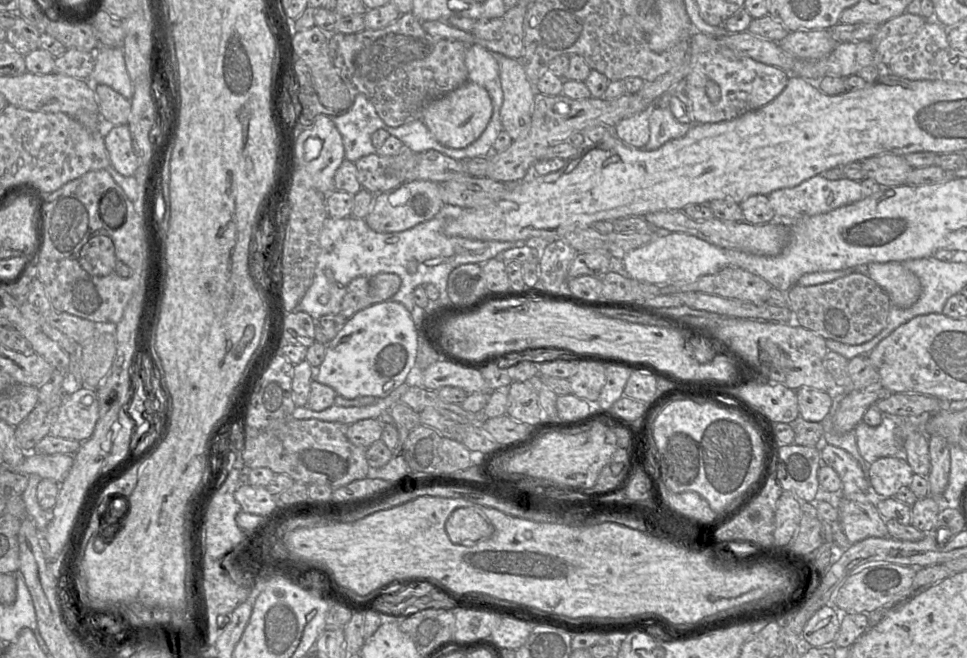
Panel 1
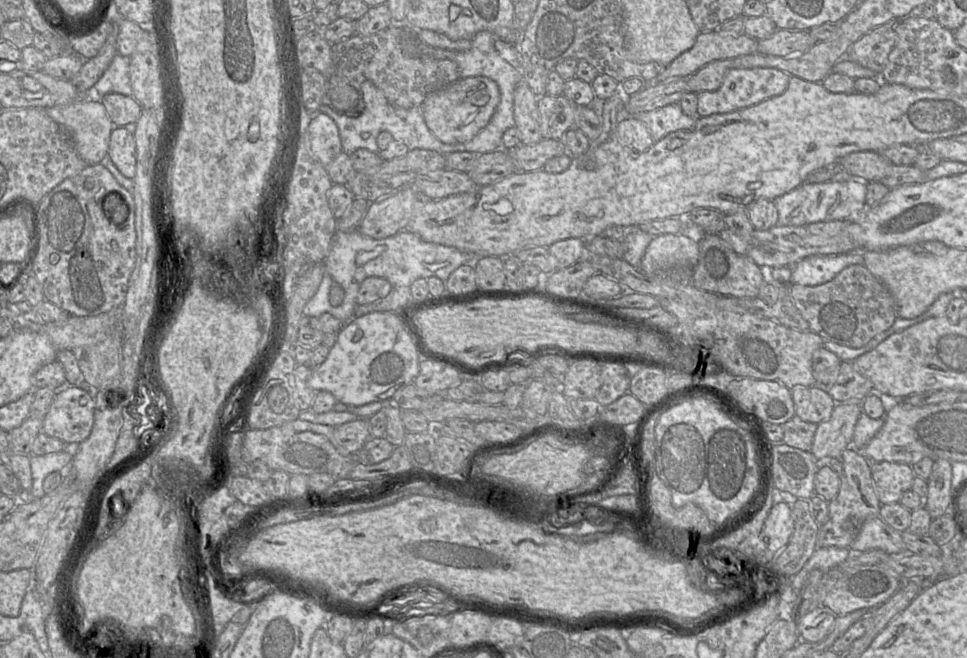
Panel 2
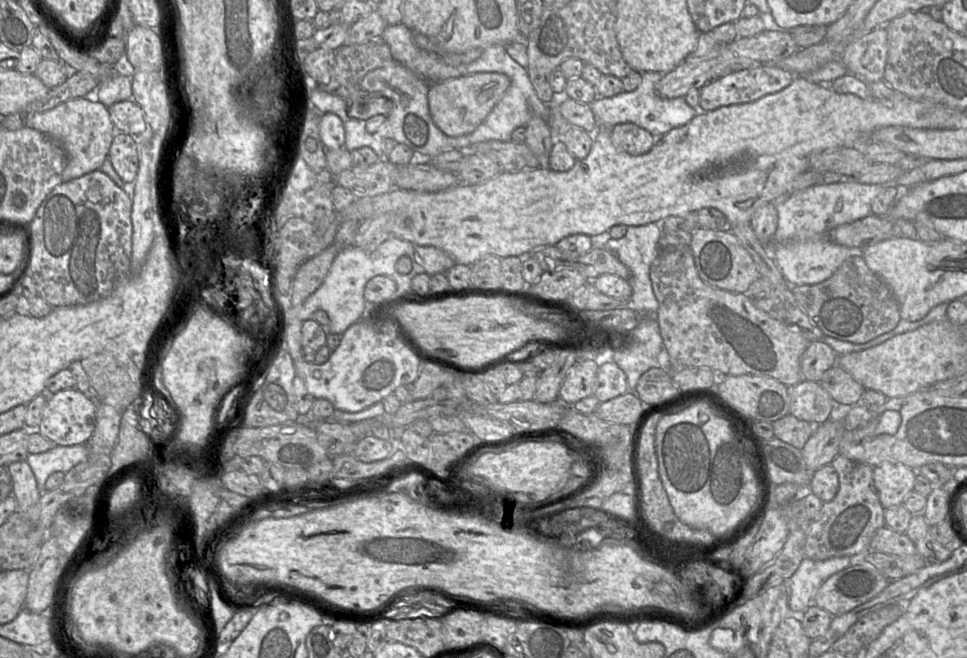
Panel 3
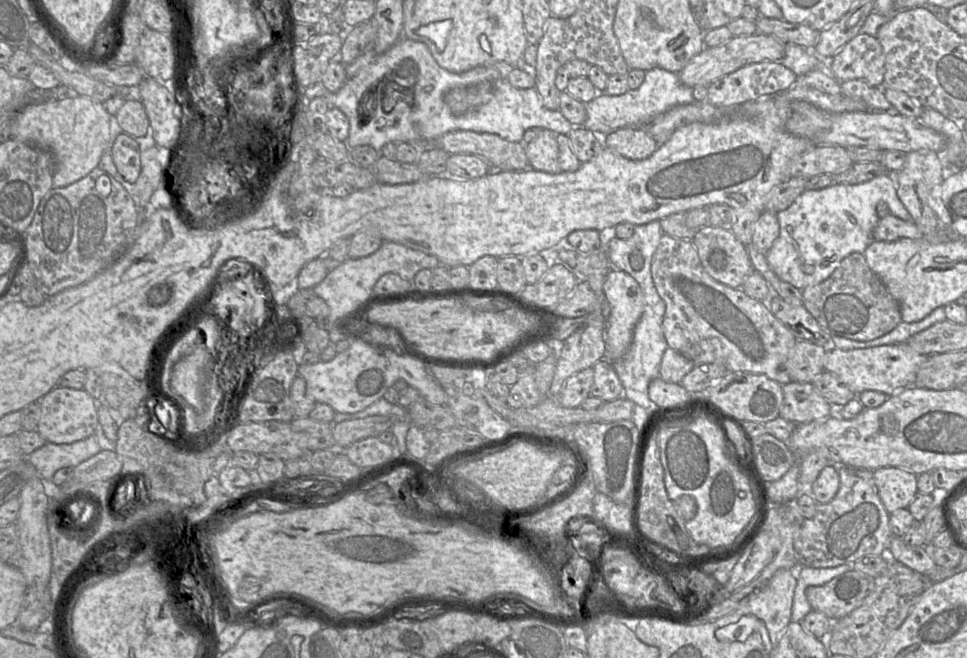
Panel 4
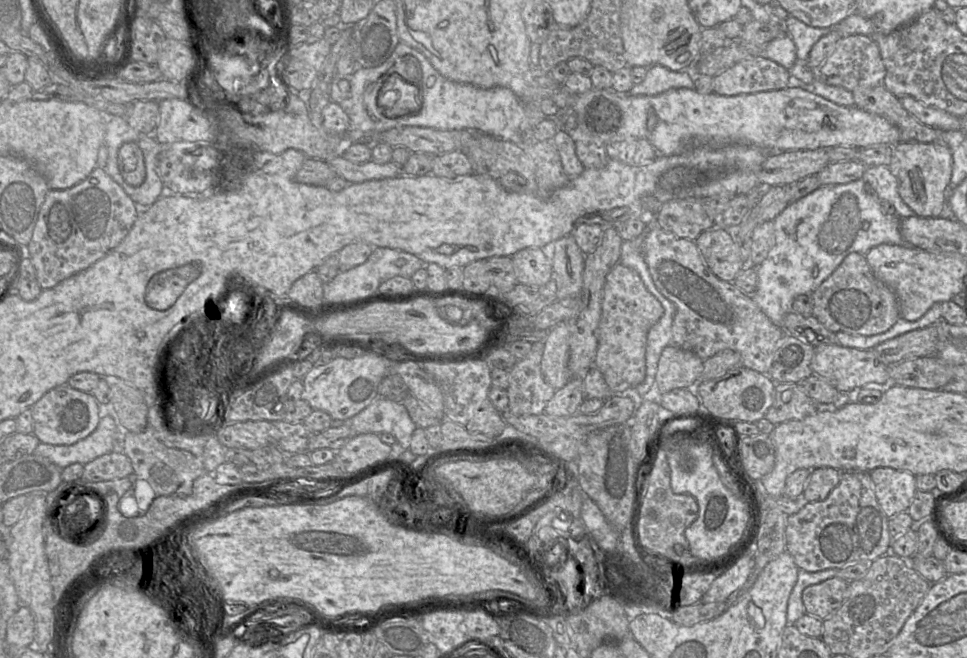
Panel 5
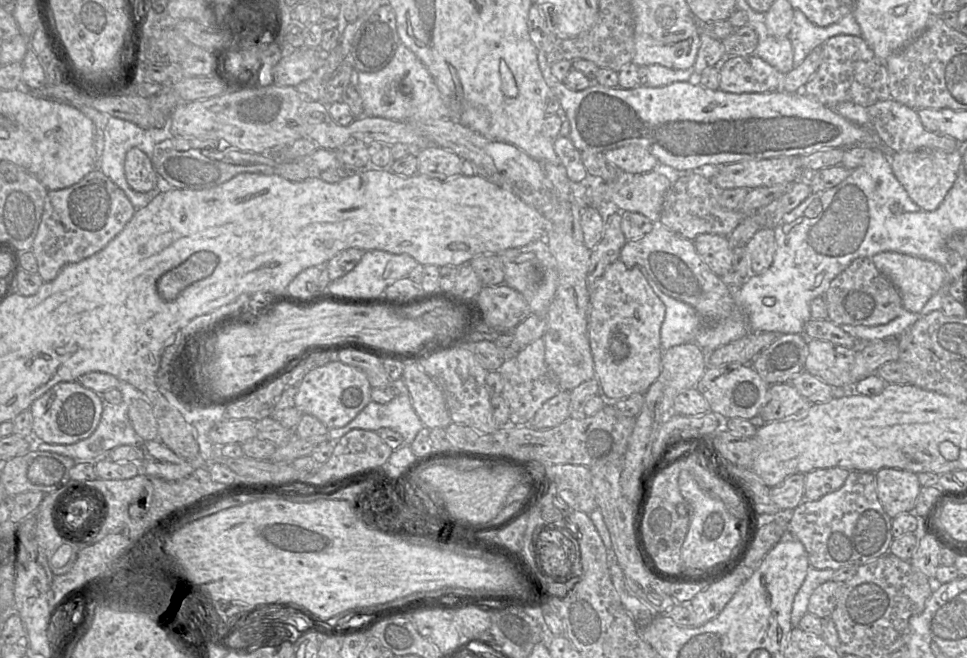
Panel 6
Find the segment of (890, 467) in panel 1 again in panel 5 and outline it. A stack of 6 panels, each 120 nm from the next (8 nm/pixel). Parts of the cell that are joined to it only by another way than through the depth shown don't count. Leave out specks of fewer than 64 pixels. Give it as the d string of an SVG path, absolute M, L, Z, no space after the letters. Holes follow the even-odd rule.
M877 467L870 472L870 477L877 500L889 519L908 510L918 491L916 476L890 467Z

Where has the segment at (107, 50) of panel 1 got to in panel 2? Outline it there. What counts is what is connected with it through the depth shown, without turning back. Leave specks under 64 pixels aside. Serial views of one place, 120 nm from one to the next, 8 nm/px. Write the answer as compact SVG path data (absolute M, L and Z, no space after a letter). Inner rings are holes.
M116 55L111 61L109 67L104 72L98 82L91 88L91 90L85 94L86 99L81 100L92 100L102 102L103 96L108 93L118 93L131 98L134 98L133 90L131 88L130 76L129 76L129 63L130 57L124 57L122 55Z

